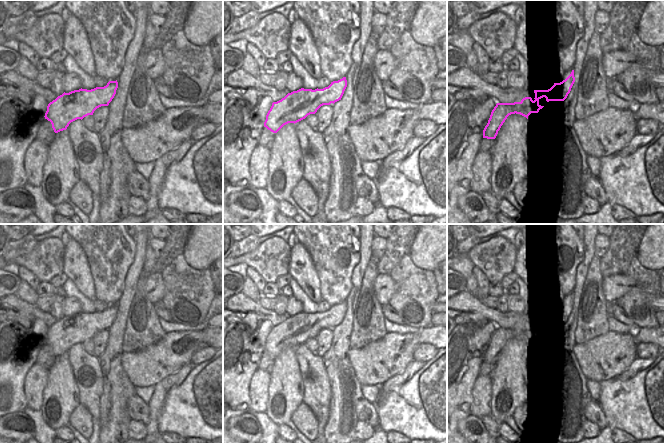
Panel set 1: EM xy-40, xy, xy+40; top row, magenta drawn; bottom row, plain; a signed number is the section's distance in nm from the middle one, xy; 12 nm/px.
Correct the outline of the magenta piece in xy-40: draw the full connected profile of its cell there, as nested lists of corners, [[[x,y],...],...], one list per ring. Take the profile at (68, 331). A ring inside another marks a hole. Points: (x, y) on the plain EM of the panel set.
[[[116,304],[109,305],[104,311],[64,316],[48,328],[44,341],[51,346],[55,357],[66,354],[71,346],[93,339],[94,335],[101,330],[108,330],[117,312]]]

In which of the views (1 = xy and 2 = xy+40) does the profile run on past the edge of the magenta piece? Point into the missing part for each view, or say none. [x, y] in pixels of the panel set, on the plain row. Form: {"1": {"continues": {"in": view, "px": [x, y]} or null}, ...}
{"1": {"continues": null}, "2": {"continues": null}}

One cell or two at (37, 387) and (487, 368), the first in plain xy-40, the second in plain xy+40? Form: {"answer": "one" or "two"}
{"answer": "two"}

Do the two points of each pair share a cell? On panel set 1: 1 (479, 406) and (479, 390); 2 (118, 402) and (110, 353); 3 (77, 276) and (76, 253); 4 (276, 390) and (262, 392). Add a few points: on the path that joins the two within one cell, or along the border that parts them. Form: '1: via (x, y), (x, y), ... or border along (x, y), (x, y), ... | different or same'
1: via (479, 402), (479, 394) | same
2: via (118, 390), (118, 379), (111, 365) | same
3: via (77, 270), (76, 259) | same
4: border along (270, 373), (267, 407), (264, 412) | different

